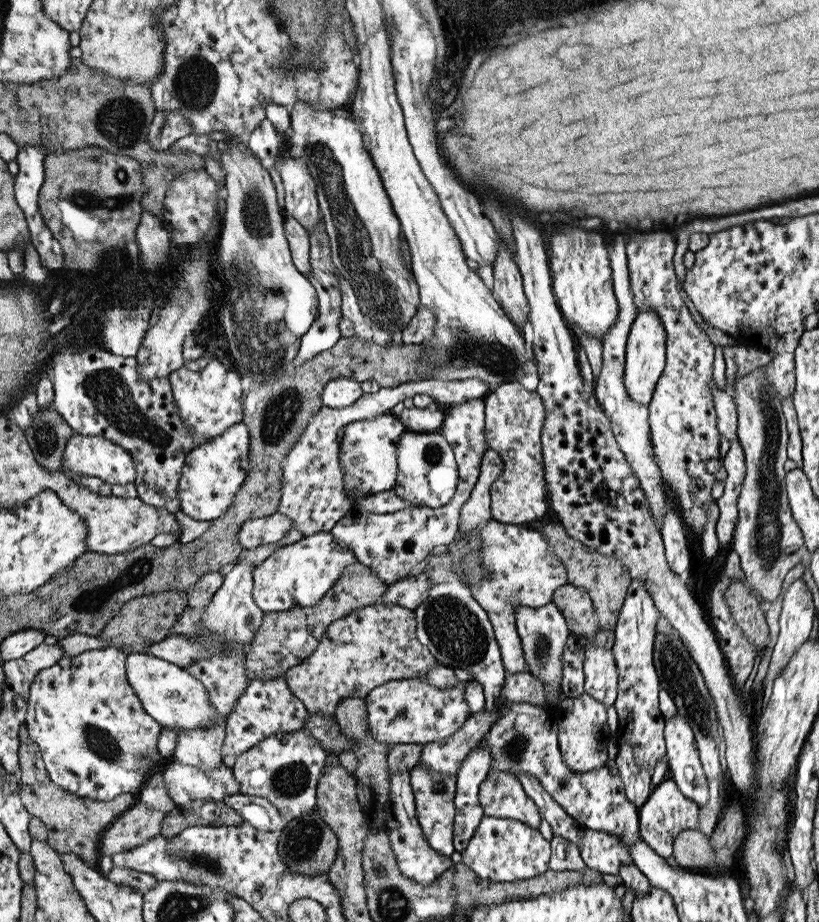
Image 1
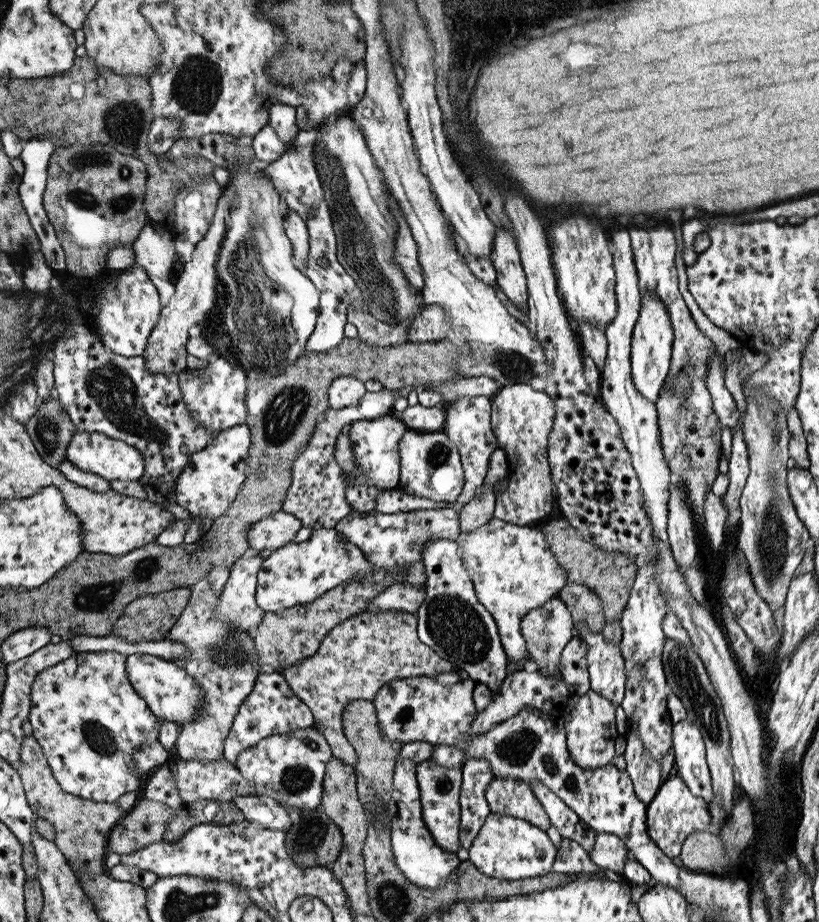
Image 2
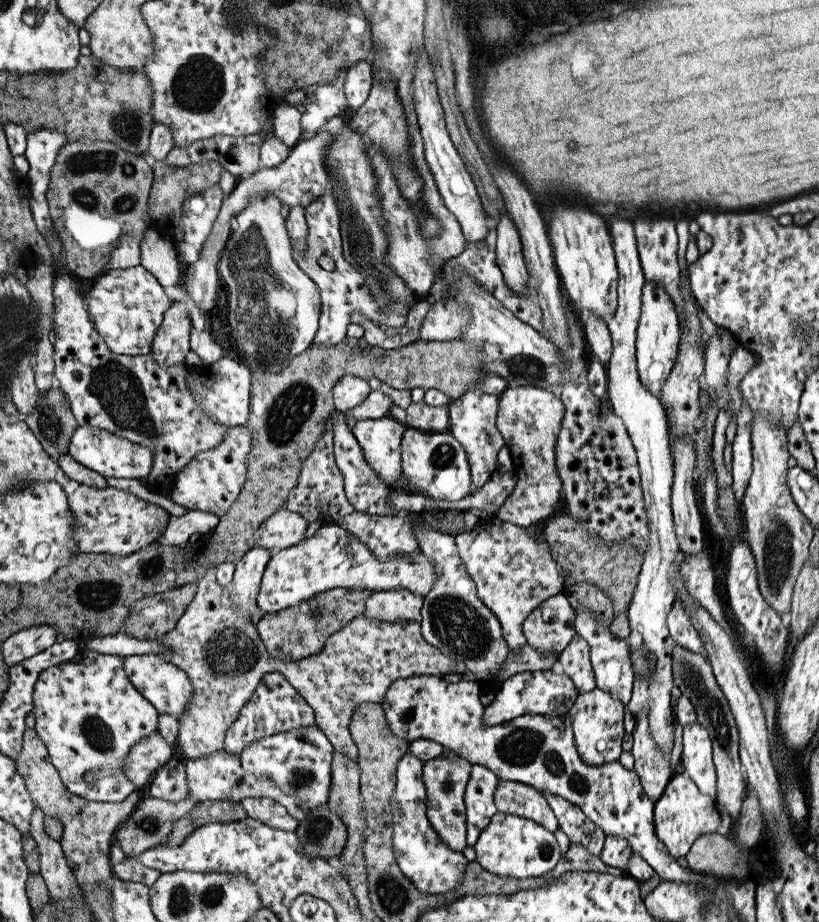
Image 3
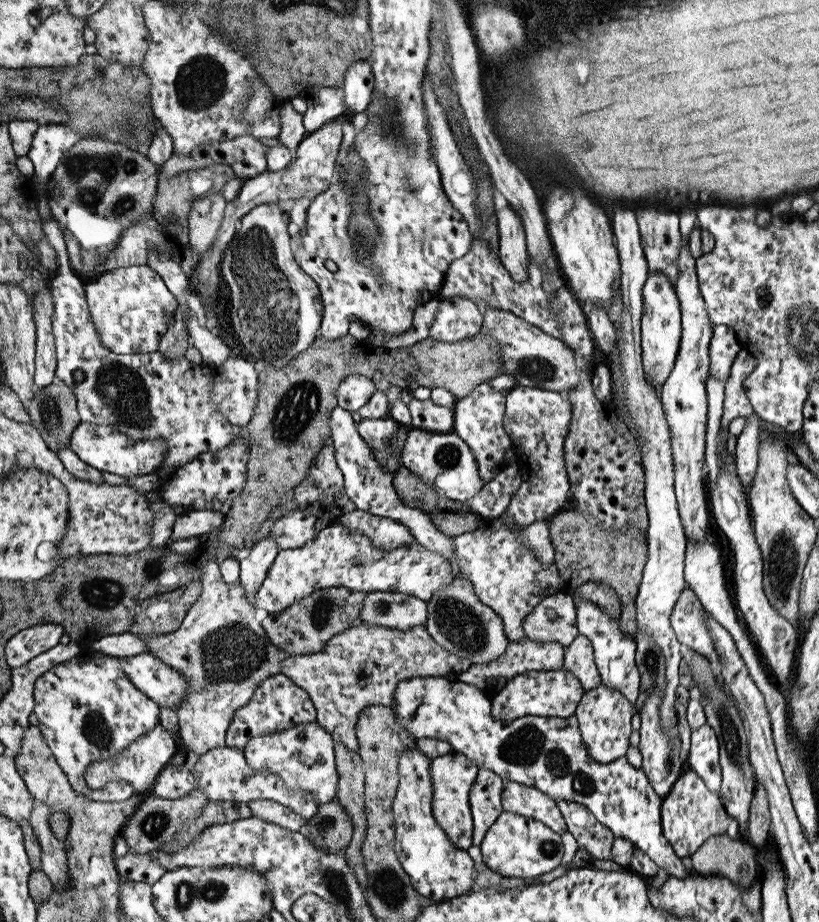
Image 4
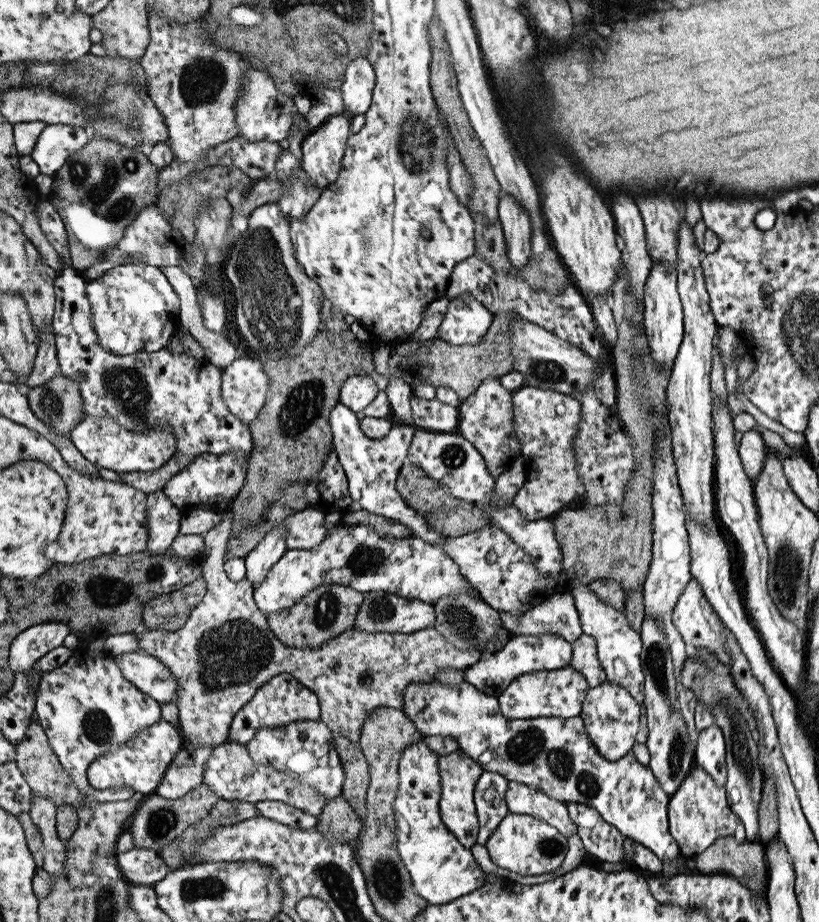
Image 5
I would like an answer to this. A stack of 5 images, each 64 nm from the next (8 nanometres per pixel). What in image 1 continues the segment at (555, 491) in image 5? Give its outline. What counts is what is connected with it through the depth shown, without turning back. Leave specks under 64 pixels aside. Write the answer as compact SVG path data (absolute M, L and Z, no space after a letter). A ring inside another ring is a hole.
M517 382L491 388L485 400L485 442L503 462L501 476L489 486L491 518L505 524L523 524L543 518L547 512L547 490L543 470L543 432L547 408L537 392L527 392Z

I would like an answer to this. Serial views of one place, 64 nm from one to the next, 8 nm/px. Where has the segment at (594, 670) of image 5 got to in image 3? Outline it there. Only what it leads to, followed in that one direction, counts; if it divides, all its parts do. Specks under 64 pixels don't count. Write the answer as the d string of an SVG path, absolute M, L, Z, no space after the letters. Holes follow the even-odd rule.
M575 636L571 644L557 656L561 670L565 676L571 678L573 688L579 694L595 690L595 678L593 678L593 664L589 662L589 644Z

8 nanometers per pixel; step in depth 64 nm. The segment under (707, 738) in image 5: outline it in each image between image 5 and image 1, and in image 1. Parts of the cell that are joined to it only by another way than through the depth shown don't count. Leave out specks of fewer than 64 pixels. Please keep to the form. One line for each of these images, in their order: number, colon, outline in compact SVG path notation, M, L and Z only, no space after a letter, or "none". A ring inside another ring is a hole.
1: M673 716L663 722L663 742L667 780L677 782L677 786L681 786L681 794L703 808L709 800L709 790L707 778L697 762L695 744L691 742L691 728L679 716Z
2: M681 720L671 726L671 748L673 748L673 776L683 778L685 786L693 790L703 802L711 802L711 778L707 772L707 762L703 758L703 746L699 738L699 728Z
3: M685 724L681 728L681 764L679 772L697 782L701 794L715 796L715 766L711 762L709 740L699 724Z
4: M699 726L689 734L689 754L685 762L687 770L697 774L709 792L719 792L721 786L721 770L717 758L717 738L707 726Z

